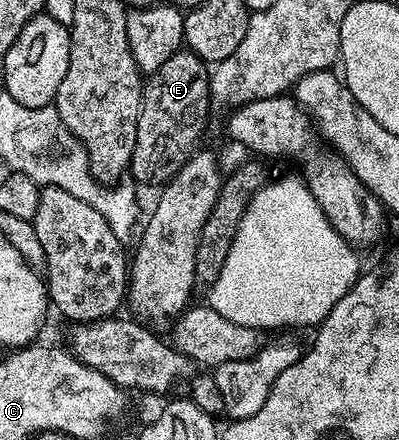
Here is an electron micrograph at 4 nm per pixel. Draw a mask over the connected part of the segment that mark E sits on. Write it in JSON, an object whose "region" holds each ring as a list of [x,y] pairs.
{"region":[[[180,51],[173,55],[173,59],[167,60],[155,73],[146,78],[143,87],[143,106],[139,108],[139,118],[137,119],[137,143],[131,156],[129,166],[130,176],[135,176],[134,180],[140,186],[156,185],[162,187],[171,181],[177,171],[196,152],[199,136],[203,133],[203,128],[207,125],[207,105],[211,96],[211,78],[208,66],[197,54],[190,51]]]}

